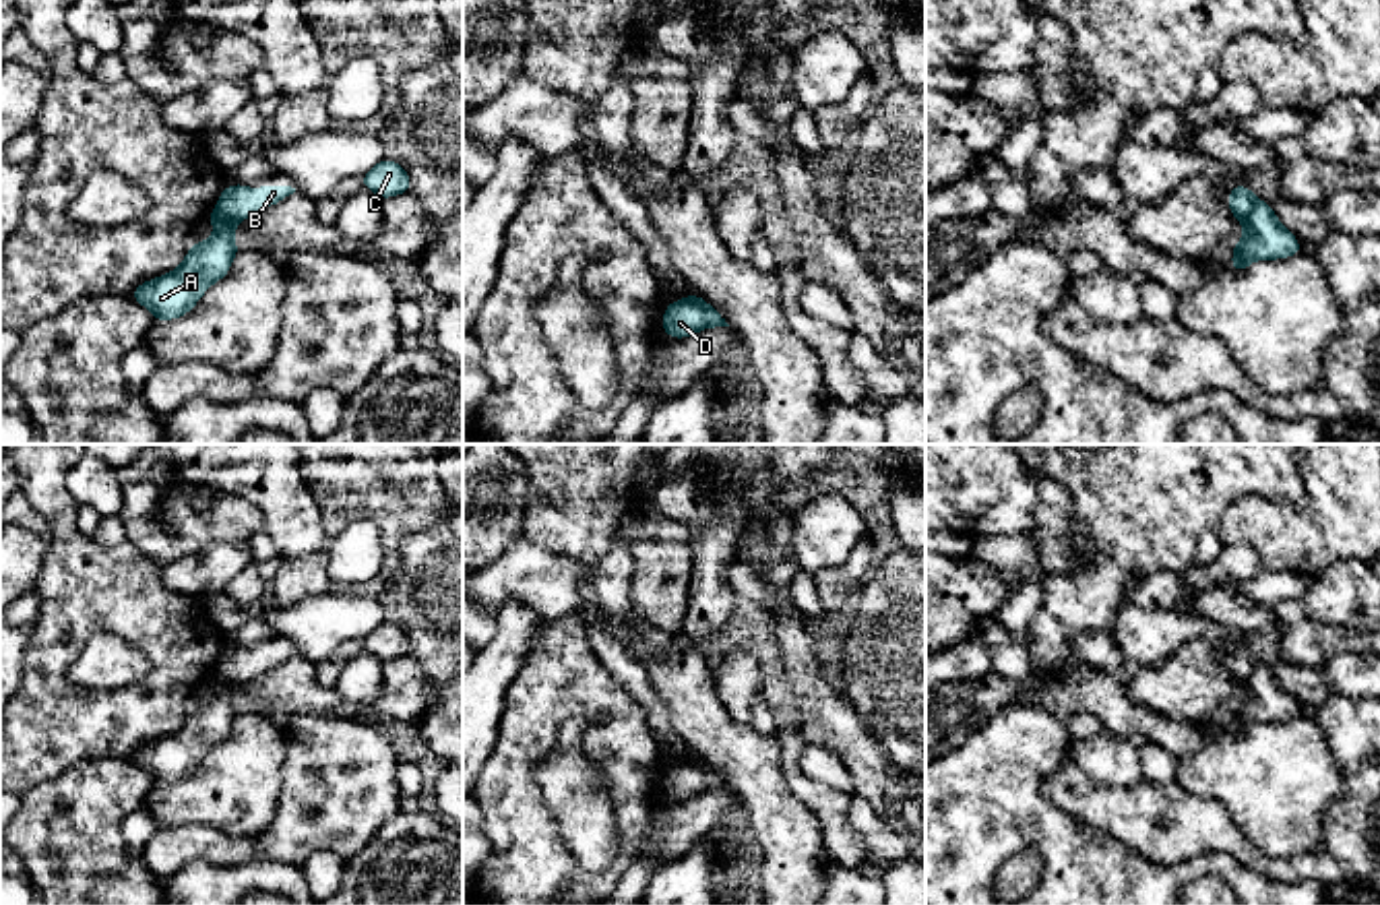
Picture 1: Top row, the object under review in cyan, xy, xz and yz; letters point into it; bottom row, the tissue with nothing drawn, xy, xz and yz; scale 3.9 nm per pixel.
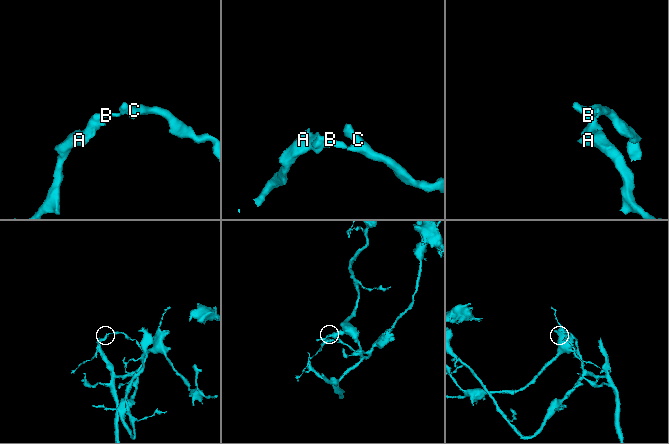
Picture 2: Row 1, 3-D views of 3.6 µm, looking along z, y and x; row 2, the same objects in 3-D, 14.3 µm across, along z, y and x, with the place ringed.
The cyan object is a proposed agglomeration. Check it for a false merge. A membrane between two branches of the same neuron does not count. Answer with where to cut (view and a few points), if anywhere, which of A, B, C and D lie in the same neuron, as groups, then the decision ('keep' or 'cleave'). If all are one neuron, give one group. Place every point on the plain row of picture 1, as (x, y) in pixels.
cut yz (1257, 662), (1242, 684); groups A D / B C; cleave

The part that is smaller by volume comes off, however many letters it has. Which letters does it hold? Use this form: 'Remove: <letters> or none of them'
Remove: A, D

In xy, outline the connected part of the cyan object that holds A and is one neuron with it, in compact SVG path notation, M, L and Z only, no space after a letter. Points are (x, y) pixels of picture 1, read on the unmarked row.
M217 669L207 682L215 688L209 703L192 707L176 734L145 744L130 756L155 783L188 777L202 756L229 736L231 723L240 715L233 703L238 684Z

